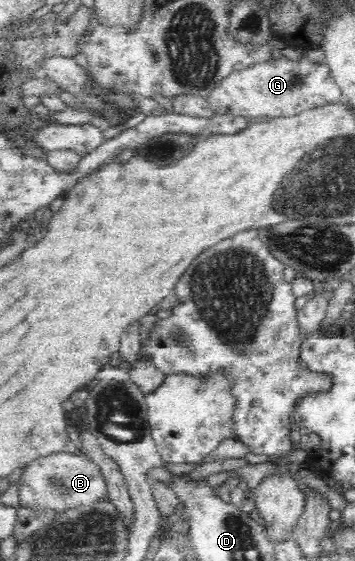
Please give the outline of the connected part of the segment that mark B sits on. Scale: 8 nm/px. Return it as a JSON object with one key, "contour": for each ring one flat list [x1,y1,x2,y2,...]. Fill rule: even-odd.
{"contour":[[58,452,38,457,19,478,19,500,24,507,50,507,58,513,70,507,91,505,106,494,106,485,100,467,84,454,82,457]]}

